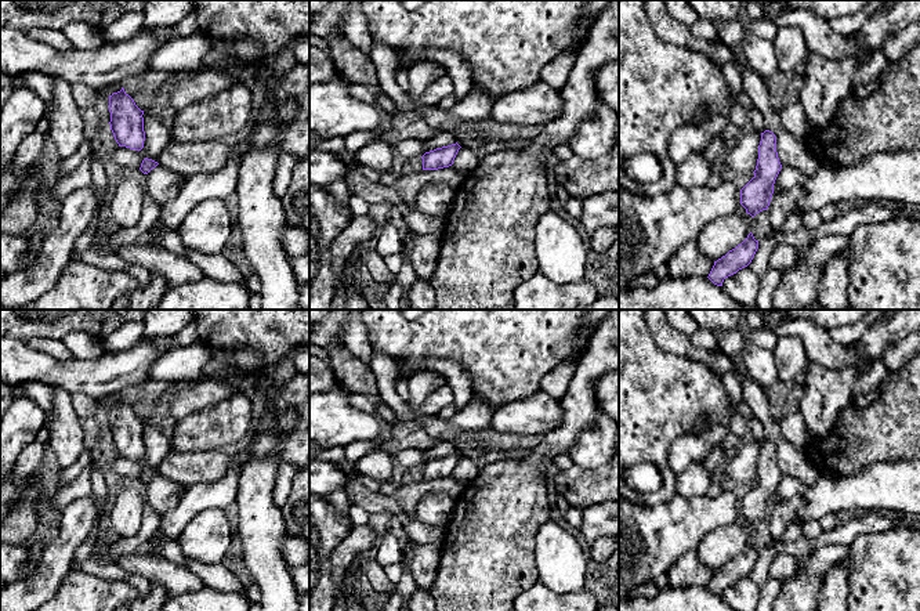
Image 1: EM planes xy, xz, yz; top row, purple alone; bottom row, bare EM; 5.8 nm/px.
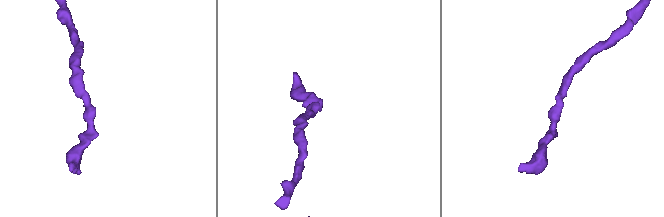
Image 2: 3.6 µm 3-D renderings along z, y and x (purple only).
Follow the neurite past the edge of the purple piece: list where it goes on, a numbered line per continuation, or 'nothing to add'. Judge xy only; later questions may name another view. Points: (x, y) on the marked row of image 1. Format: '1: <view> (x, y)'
nothing to add

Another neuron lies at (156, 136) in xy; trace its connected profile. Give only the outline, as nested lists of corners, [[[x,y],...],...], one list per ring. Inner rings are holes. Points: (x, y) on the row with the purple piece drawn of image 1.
[[[144,111],[144,131],[145,141],[141,151],[119,147],[113,153],[113,162],[122,167],[140,169],[145,158],[159,163],[159,156],[163,148],[170,141],[171,133],[164,127],[156,116]]]

